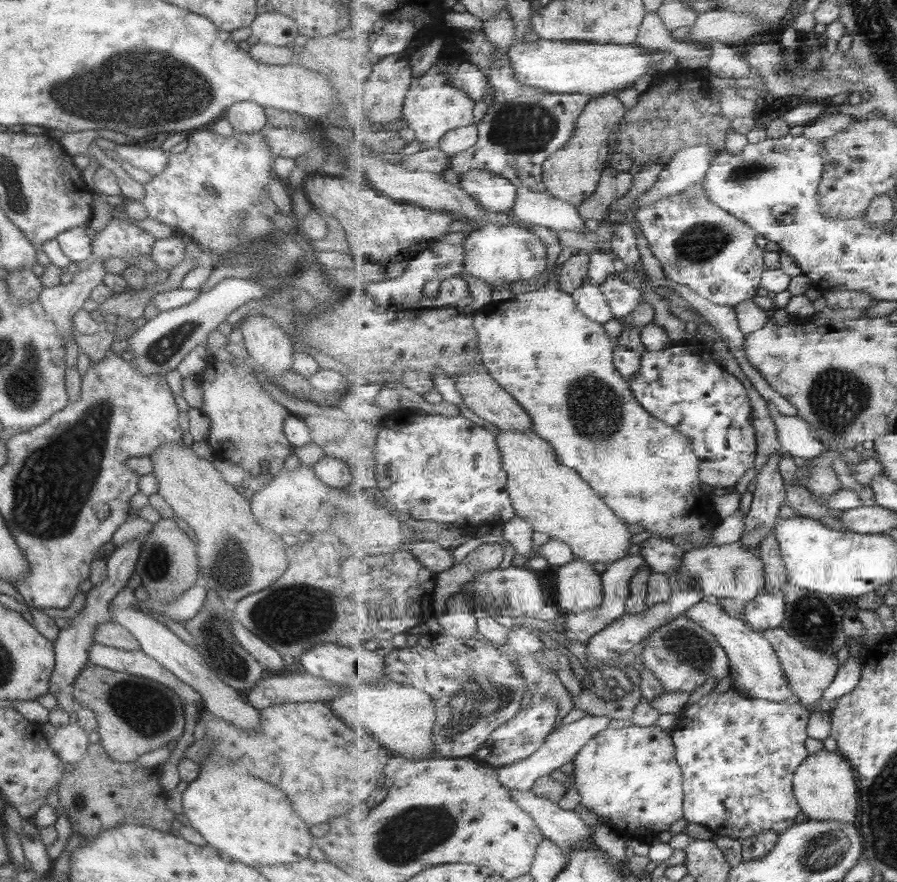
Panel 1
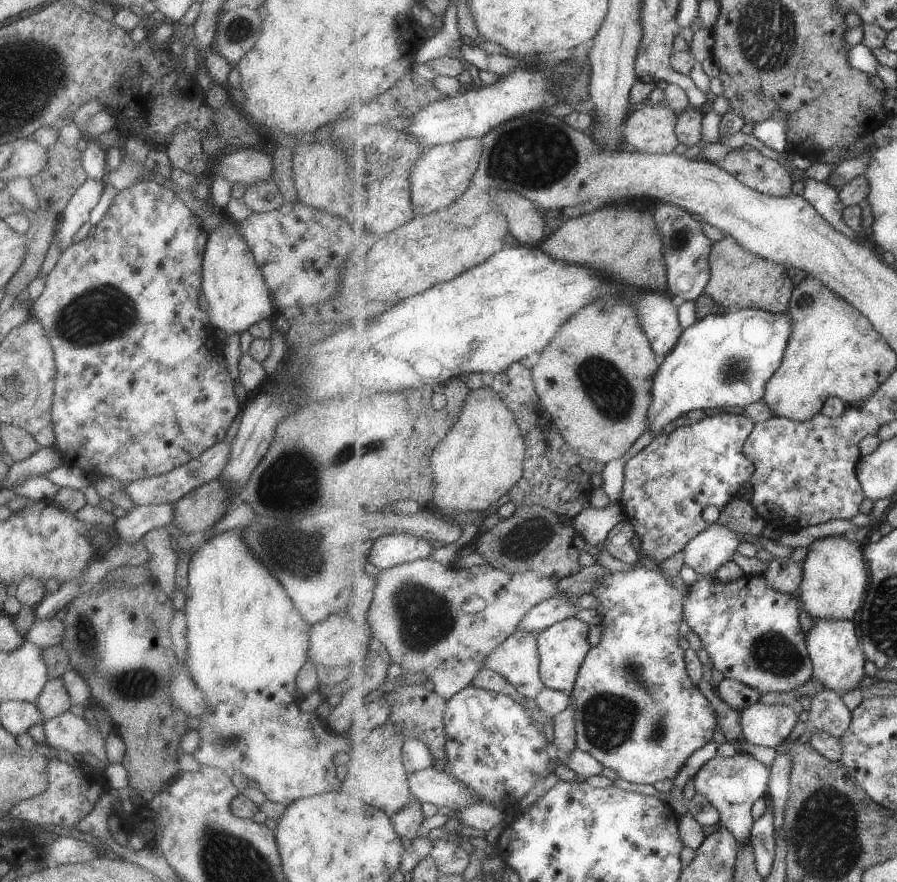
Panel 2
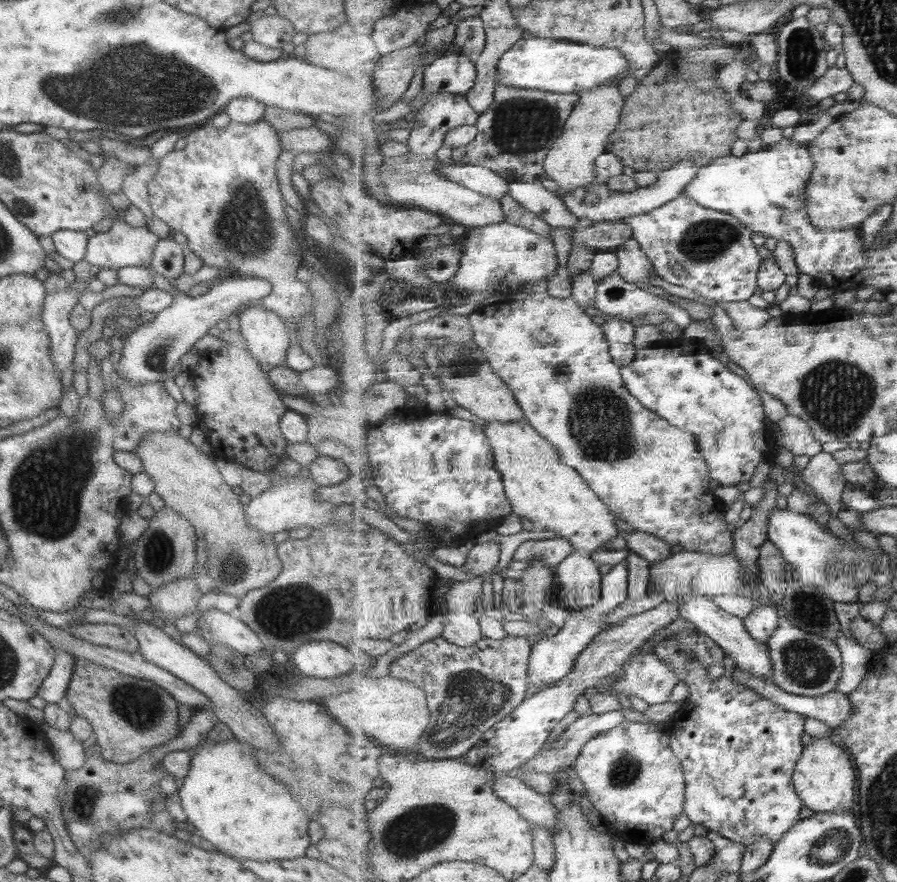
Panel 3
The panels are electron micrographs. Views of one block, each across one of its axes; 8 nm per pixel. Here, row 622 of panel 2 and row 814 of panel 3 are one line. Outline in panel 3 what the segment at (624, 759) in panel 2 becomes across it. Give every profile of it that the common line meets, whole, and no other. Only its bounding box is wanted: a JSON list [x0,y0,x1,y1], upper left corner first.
[573,717,686,845]

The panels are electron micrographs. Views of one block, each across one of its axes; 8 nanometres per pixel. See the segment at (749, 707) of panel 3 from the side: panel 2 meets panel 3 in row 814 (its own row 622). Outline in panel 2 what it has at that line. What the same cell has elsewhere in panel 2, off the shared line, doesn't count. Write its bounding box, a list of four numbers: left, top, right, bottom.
[684,574,814,694]

